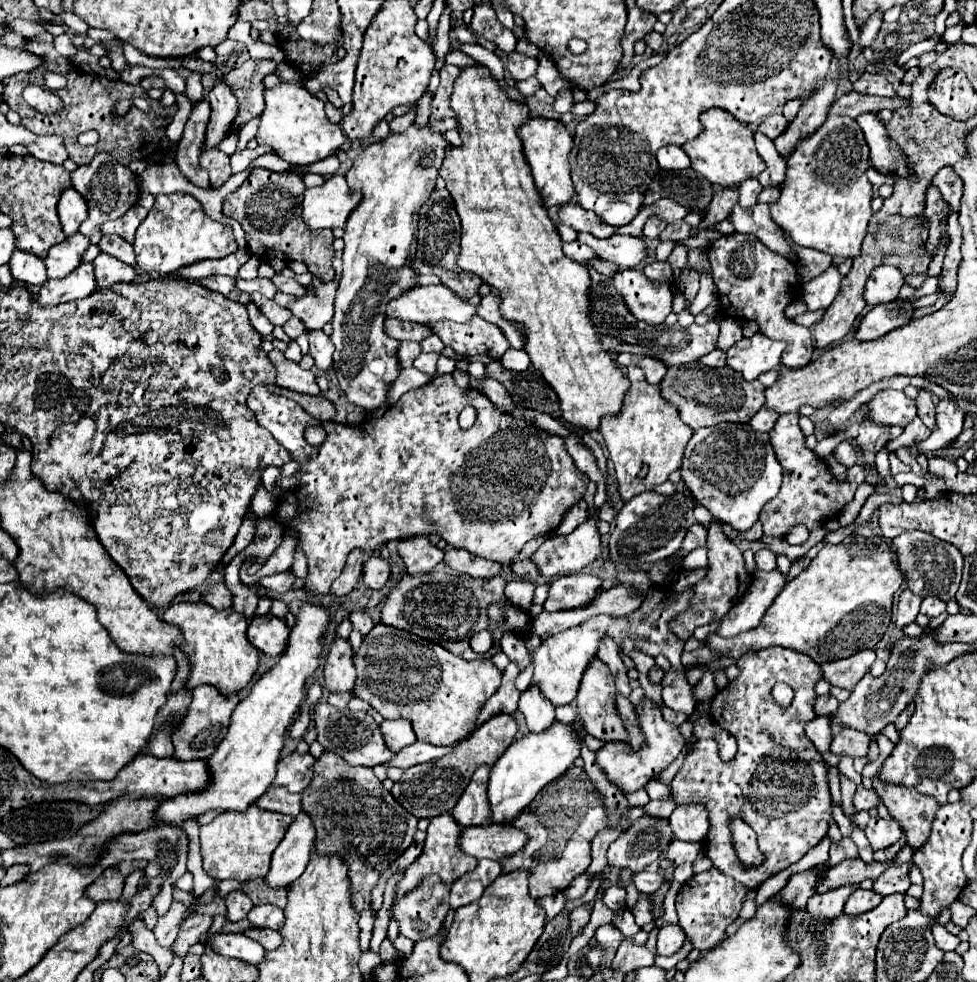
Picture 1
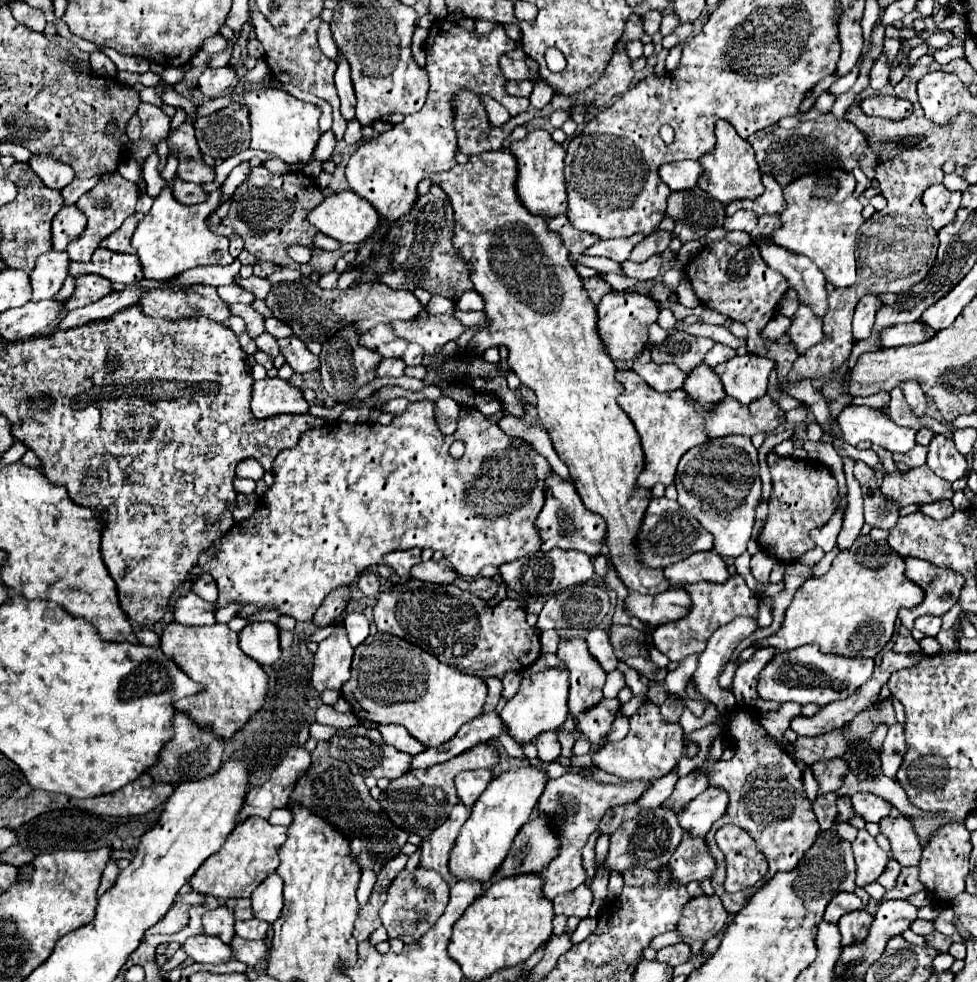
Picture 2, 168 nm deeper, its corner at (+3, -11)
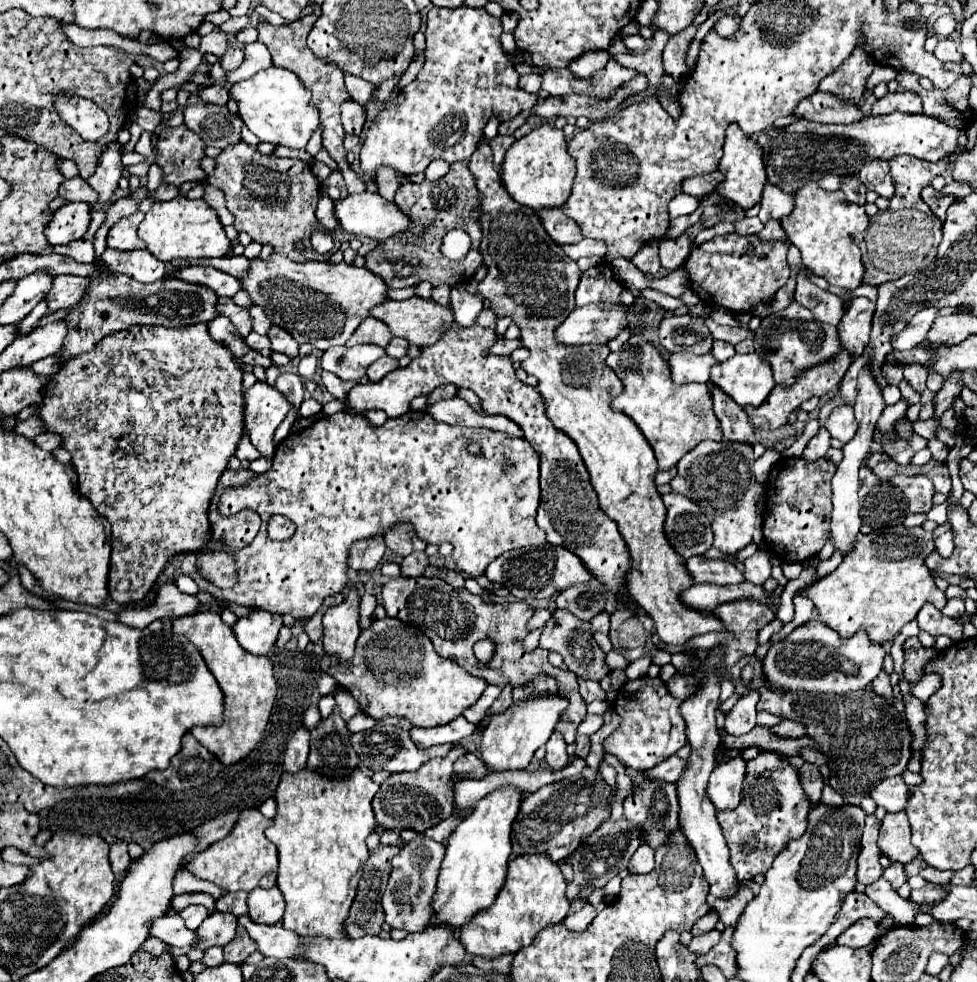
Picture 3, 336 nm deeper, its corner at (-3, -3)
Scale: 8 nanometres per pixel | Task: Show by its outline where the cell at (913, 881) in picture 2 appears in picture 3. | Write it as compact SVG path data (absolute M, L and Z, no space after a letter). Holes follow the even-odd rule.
M922 868L920 870L920 876L928 882L934 882L934 884L948 884L952 880L952 872L950 870L936 870L936 868Z

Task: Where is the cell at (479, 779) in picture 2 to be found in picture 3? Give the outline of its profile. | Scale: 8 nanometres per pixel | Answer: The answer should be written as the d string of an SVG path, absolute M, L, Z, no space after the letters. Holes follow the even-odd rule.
M466 752L464 756L460 756L456 762L454 762L454 772L456 774L472 774L472 776L482 776L486 772L482 760L474 754L474 752Z

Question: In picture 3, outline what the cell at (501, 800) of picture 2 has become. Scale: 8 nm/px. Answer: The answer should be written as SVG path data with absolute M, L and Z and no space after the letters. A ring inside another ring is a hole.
M512 786L500 788L498 792L484 796L476 804L474 812L468 818L464 818L452 832L446 844L446 856L440 868L436 894L432 900L434 920L430 920L430 926L444 924L460 930L472 920L474 914L494 904L496 894L504 884L506 866L512 850L510 830L522 798L524 796Z

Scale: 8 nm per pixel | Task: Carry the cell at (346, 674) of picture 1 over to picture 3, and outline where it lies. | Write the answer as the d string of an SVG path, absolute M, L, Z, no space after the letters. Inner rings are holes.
M350 588L344 602L332 606L324 614L324 652L336 654L340 660L348 660L354 654L354 646L360 634L360 594Z

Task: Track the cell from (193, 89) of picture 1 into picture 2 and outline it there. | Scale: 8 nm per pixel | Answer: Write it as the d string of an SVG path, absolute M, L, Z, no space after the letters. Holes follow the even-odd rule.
M169 155L166 166L160 173L166 180L164 190L154 200L152 210L144 216L144 220L138 224L138 228L132 236L132 246L136 248L136 254L140 258L140 266L142 266L146 280L170 280L172 276L176 276L178 272L184 272L188 268L210 266L210 264L226 266L226 264L234 262L234 258L228 252L228 238L214 234L206 224L208 214L218 208L221 186L211 192L206 202L202 202L202 204L196 204L196 206L180 204L172 196L173 179L177 166L177 157Z

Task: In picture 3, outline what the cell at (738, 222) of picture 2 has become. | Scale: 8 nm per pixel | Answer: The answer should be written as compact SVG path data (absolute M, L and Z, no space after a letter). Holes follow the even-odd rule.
M754 216L754 218L744 218L744 220L738 220L736 222L736 234L740 234L740 236L750 236L750 234L758 234L760 230L762 230L762 222L758 220L758 216Z

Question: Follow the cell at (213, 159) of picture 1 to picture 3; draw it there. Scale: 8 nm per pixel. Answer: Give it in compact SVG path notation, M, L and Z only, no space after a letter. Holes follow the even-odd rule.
M184 124L178 128L166 128L160 132L158 148L156 148L156 164L162 170L162 184L172 184L172 186L182 186L184 182L192 180L202 180L206 178L204 170L200 168L200 160L204 158L204 144L202 138Z

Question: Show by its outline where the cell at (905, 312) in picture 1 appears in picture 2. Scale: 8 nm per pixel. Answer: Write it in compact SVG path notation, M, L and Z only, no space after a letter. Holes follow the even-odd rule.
M916 320L910 324L894 324L894 328L884 328L884 332L880 332L880 342L884 344L884 348L910 346L924 342L934 334L934 328L928 328L928 324L920 324L920 320Z

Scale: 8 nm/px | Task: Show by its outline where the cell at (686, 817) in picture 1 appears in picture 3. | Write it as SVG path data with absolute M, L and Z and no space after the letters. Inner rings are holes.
M744 758L728 760L712 770L708 780L708 796L716 810L732 810L740 804L744 772L746 772Z

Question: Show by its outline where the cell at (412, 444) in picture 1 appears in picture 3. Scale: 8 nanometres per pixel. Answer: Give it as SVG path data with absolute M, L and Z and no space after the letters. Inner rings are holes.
M414 410L406 412L406 416L400 416L400 418L394 418L394 420L386 420L386 424L380 426L380 428L372 428L370 422L364 420L362 416L356 416L356 414L350 414L350 412L336 412L332 416L320 418L310 428L298 430L298 432L290 434L288 438L284 438L278 444L276 452L274 452L272 468L268 472L254 476L254 480L250 484L246 484L246 486L226 488L224 494L220 496L220 502L218 502L218 512L220 514L228 516L228 514L238 514L242 508L250 508L250 510L256 510L260 514L260 518L262 518L262 526L260 526L260 530L256 534L256 538L252 540L252 544L248 544L246 548L242 548L238 552L238 556L236 556L238 584L232 586L232 588L228 588L228 590L220 590L214 584L208 584L198 574L198 570L196 570L196 556L186 556L184 562L182 562L182 566L180 566L180 570L186 576L190 574L190 578L198 584L200 592L210 592L212 596L216 596L220 600L232 600L232 602L248 606L248 608L256 608L258 606L258 608L274 612L274 614L292 614L298 620L298 618L304 618L304 616L312 616L320 608L320 604L322 604L322 600L326 596L332 596L332 594L342 592L346 588L346 570L348 570L346 556L348 556L348 548L350 548L352 542L362 540L362 538L372 538L376 534L386 534L398 522L412 522L418 538L424 540L426 544L442 544L442 542L450 542L452 544L452 548L454 548L452 550L452 560L454 560L454 564L458 566L460 572L464 572L468 576L480 576L480 574L484 574L486 566L496 556L500 556L506 550L546 544L546 534L536 524L536 508L538 508L538 502L540 502L540 484L538 484L538 478L540 478L540 458L538 458L536 450L530 446L530 442L524 440L524 438L510 438L504 432L492 432L492 430L486 430L486 428L458 428L458 426L448 426L444 422L436 422L428 412L414 412ZM470 442L482 444L482 448L486 450L486 460L480 460L480 458L476 458L474 454L470 454L466 450L466 446ZM274 514L288 516L296 524L296 534L290 540L280 542L280 540L270 540L268 538L266 526L268 526L268 518L274 516Z

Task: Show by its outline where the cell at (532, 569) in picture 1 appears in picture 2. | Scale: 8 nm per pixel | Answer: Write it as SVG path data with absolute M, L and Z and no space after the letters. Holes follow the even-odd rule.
M458 577L454 585L482 598L486 603L497 594L500 586L506 587L502 581L494 581L492 578L477 578L469 582Z

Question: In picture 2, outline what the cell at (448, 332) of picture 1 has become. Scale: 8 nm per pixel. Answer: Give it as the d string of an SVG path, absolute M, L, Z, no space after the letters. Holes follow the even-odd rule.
M448 314L440 316L420 316L420 320L410 320L410 322L396 322L392 324L394 332L408 340L416 342L424 348L426 354L436 354L448 340L456 340L466 332L466 326L462 326L460 320Z

